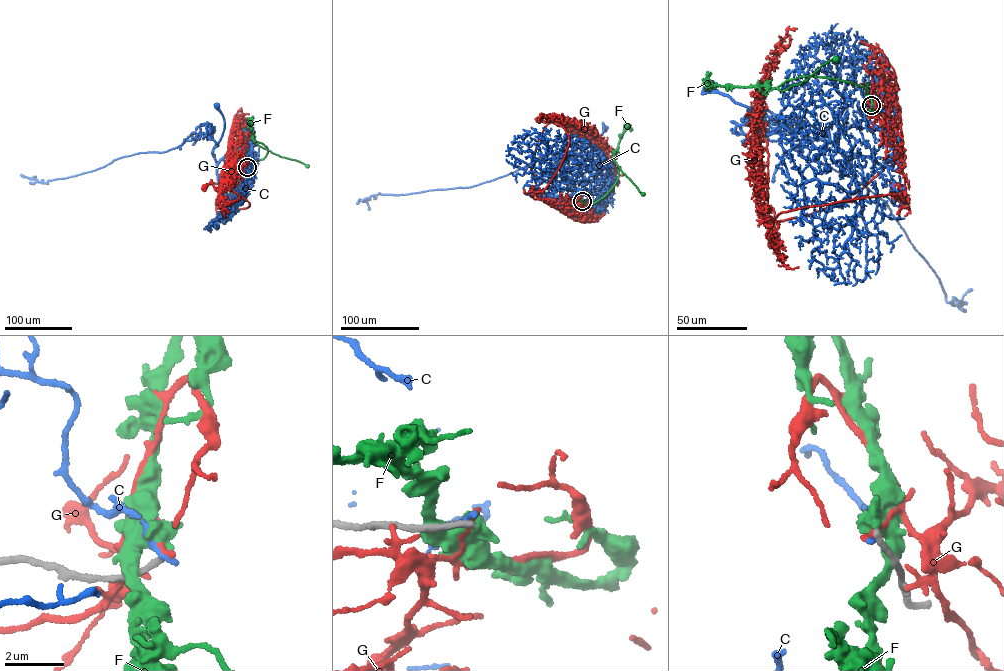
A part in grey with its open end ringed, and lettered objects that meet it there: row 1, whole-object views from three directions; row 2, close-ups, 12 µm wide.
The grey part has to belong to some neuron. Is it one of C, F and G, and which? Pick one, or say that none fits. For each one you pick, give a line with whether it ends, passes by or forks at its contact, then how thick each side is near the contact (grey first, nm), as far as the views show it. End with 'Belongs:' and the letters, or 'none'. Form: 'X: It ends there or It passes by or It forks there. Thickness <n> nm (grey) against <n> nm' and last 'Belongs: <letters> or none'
Belongs: none

